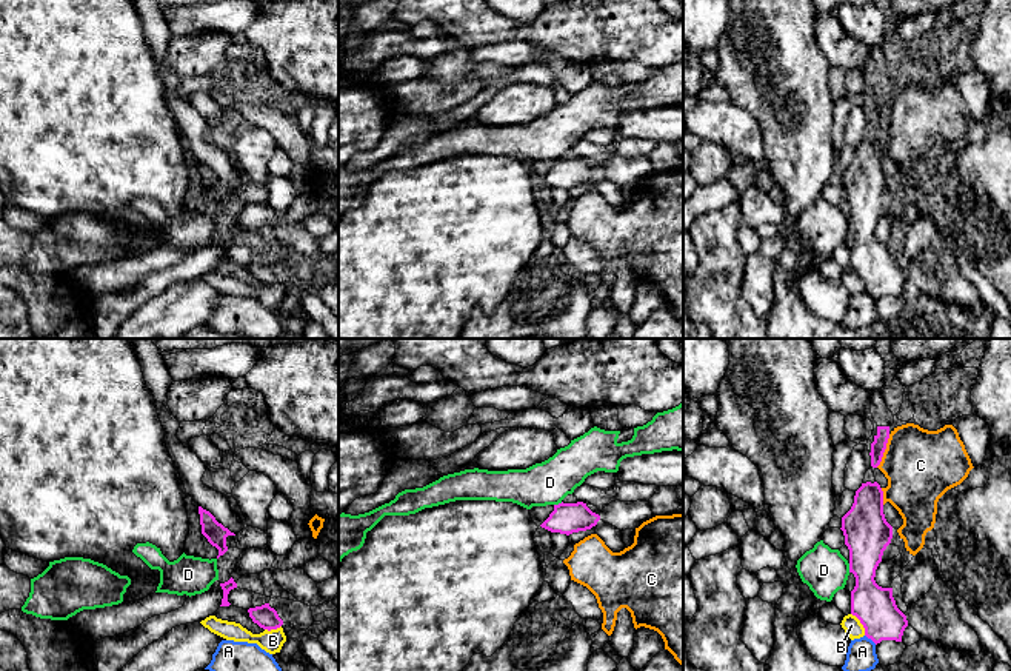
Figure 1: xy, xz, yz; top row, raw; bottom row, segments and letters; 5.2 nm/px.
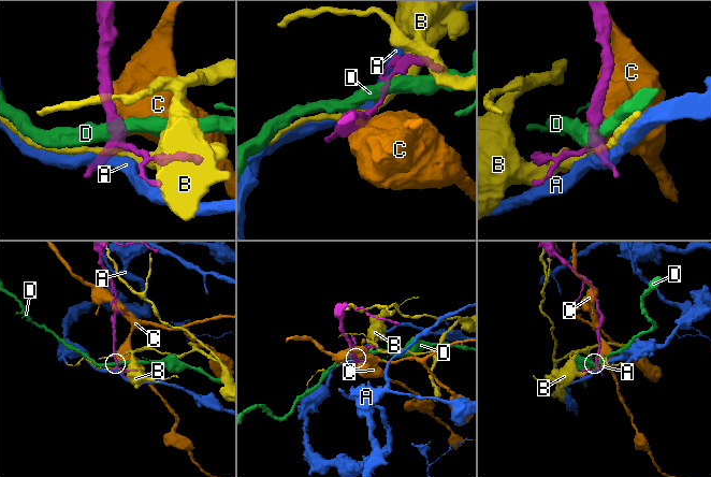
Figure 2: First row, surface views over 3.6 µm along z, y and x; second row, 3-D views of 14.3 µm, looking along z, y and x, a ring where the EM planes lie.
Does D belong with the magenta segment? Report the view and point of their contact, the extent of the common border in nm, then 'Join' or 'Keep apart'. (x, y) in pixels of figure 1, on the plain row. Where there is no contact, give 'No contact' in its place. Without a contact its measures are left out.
Touches magenta at yz (850, 223). Shared border 50 nm. Keep apart

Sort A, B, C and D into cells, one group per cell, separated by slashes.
A / B / C / D

